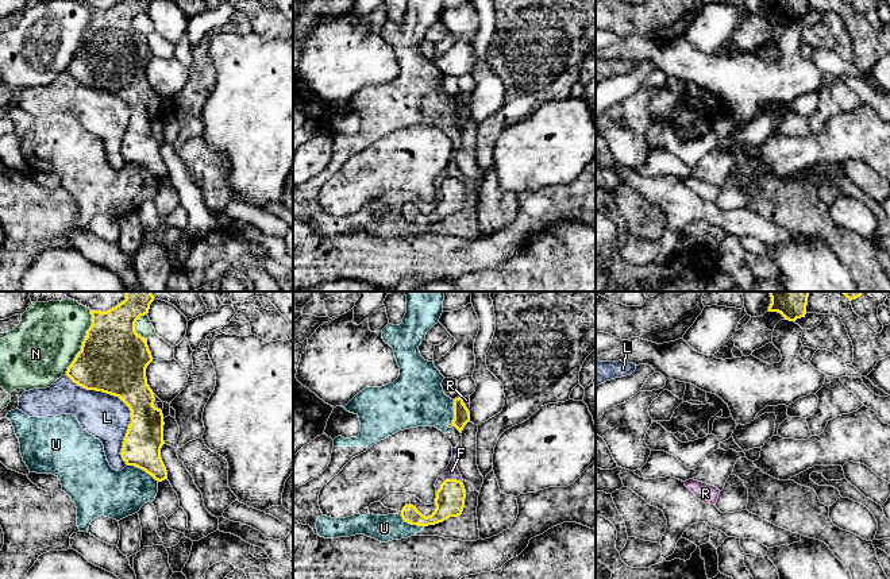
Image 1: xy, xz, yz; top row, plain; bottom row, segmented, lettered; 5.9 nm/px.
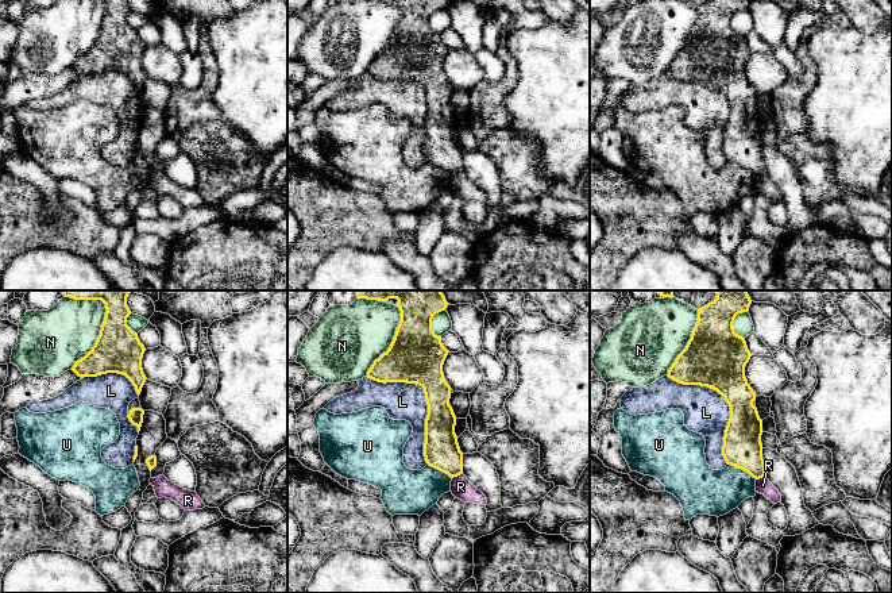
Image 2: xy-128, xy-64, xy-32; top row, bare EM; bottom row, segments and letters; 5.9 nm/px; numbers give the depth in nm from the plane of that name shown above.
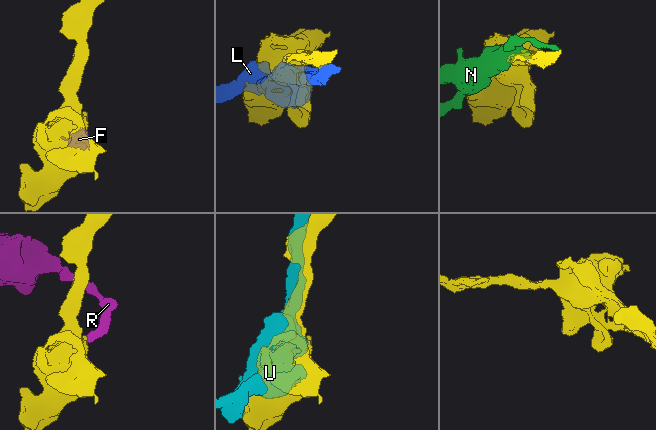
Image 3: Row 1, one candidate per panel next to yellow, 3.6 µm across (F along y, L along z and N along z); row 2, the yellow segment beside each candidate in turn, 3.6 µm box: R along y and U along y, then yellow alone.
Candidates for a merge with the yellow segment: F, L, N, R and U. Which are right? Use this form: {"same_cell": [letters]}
{"same_cell": []}

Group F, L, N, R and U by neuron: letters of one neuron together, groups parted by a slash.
F U / L / N / R

